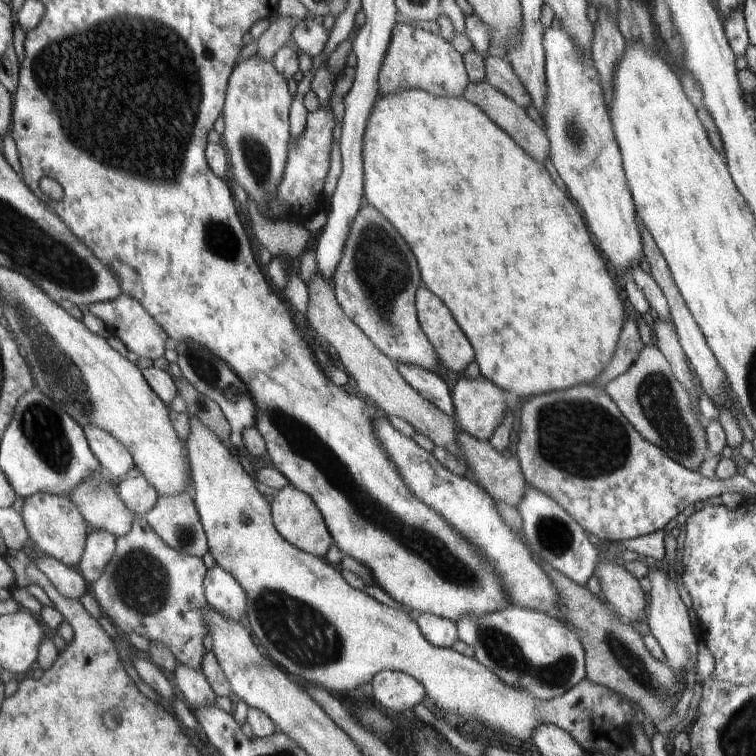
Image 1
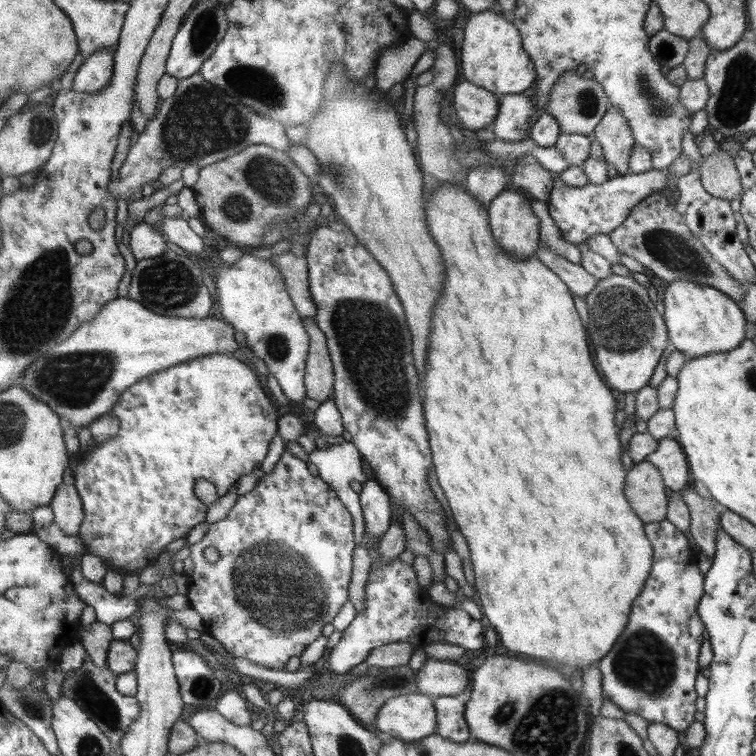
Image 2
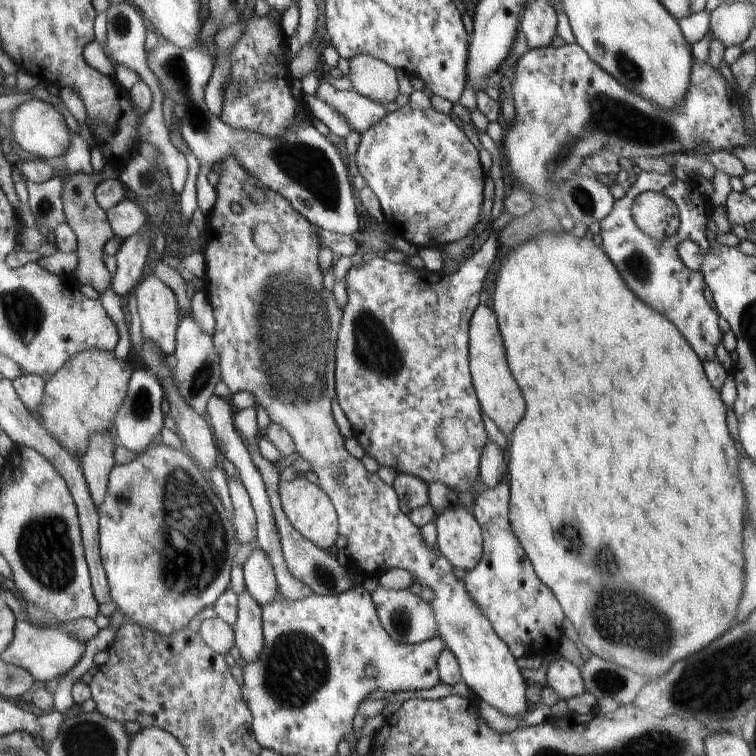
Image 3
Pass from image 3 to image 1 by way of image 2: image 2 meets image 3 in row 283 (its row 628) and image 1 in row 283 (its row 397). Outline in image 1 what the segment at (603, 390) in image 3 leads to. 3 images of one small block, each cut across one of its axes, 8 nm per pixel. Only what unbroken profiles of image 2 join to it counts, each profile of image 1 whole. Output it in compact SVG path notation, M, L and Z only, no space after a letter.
M402 90L396 94L386 94L378 98L370 112L366 132L362 141L362 156L364 168L364 195L370 206L374 206L406 240L410 246L424 284L430 292L434 292L452 312L454 320L466 335L472 345L475 361L479 366L480 374L489 378L498 388L513 392L521 398L546 394L552 390L572 388L582 382L592 382L598 378L614 356L618 339L624 321L624 307L618 297L614 281L598 250L592 244L591 233L585 223L581 211L571 200L571 197L562 192L546 172L546 167L532 160L509 134L500 126L494 124L479 106L468 102L463 96L460 98L438 98L423 90Z

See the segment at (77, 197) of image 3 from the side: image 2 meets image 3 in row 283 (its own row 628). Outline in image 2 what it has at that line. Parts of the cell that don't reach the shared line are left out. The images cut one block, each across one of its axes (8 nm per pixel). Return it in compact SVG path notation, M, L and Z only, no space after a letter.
M96 619L89 626L80 624L78 636L94 665L108 667L108 647L115 638L111 626Z

